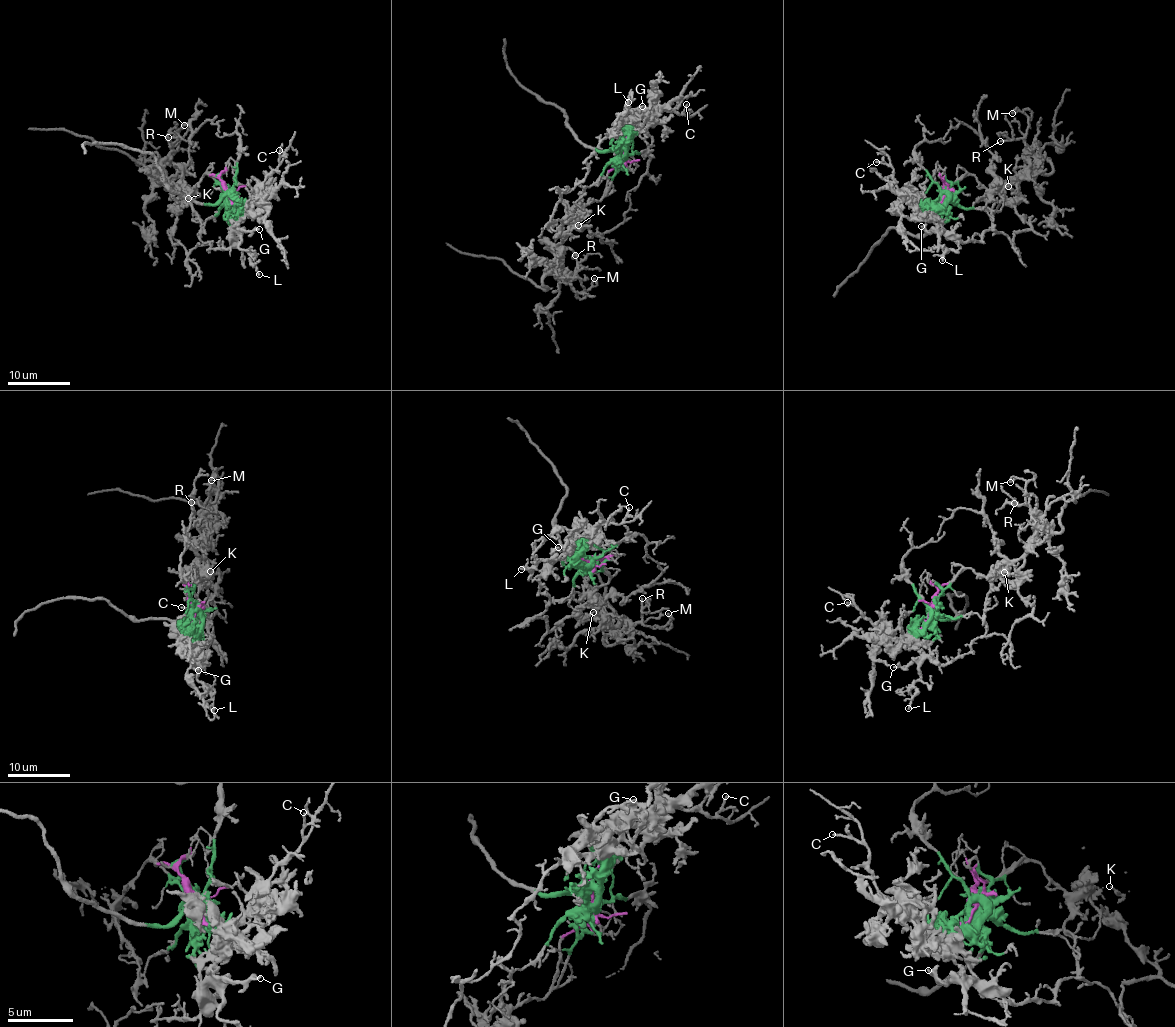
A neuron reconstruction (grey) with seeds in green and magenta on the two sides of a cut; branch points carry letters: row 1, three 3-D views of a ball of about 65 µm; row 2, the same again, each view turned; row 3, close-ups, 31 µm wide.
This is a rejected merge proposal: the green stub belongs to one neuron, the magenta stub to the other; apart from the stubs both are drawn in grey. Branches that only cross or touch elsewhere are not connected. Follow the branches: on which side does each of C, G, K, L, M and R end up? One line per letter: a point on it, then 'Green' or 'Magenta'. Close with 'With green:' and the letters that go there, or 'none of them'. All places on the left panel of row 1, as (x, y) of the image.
C: Place: (279, 150). Green
G: Place: (259, 229). Green
K: Place: (188, 198). Magenta
L: Place: (259, 274). Green
M: Place: (184, 125). Magenta
R: Place: (168, 137). Magenta
With green: C, G, L

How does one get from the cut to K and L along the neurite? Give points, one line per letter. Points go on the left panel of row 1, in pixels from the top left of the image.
K: (228, 194), (223, 182), (204, 174), (184, 203), (176, 207), (189, 198)
L: (228, 194), (228, 202), (239, 214), (238, 247), (250, 255), (259, 275)

